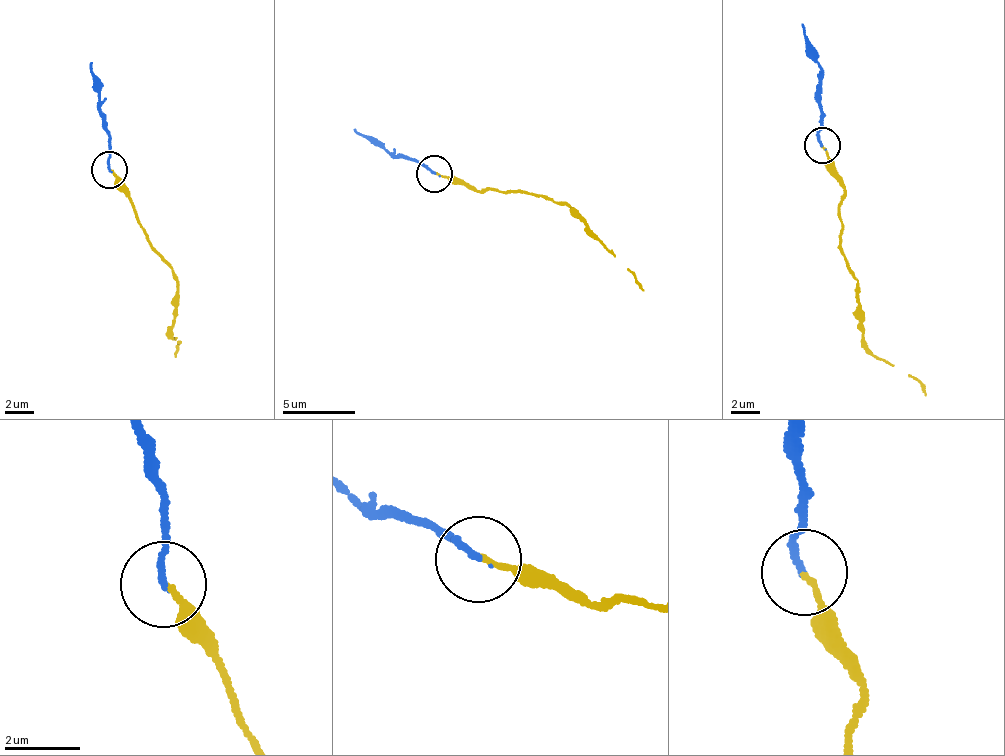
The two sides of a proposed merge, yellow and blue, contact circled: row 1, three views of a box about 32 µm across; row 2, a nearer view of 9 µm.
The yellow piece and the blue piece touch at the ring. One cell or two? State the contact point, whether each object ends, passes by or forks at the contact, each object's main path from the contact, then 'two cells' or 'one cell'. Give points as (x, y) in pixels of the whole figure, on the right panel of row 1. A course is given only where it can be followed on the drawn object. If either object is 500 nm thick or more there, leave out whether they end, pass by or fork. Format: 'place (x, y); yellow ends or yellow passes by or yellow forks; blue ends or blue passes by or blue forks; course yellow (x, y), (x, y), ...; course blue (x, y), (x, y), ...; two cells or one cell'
place (822, 145); yellow ends; blue ends; course yellow (822, 144), (826, 163), (842, 189), (840, 239), (856, 282), (858, 330), (868, 349), (918, 383), (925, 395); course blue (822, 144), (819, 104), (822, 66), (801, 23); one cell

